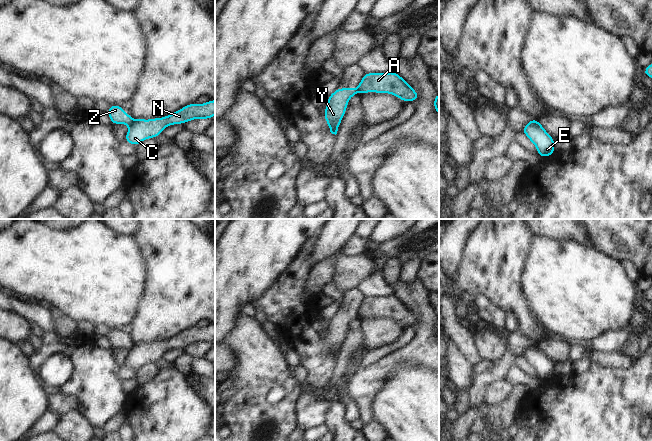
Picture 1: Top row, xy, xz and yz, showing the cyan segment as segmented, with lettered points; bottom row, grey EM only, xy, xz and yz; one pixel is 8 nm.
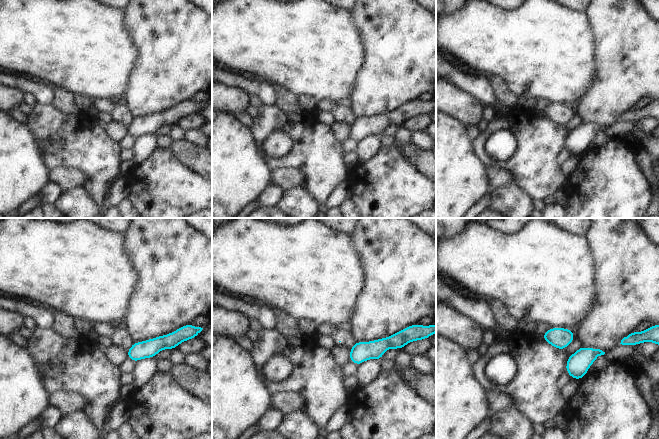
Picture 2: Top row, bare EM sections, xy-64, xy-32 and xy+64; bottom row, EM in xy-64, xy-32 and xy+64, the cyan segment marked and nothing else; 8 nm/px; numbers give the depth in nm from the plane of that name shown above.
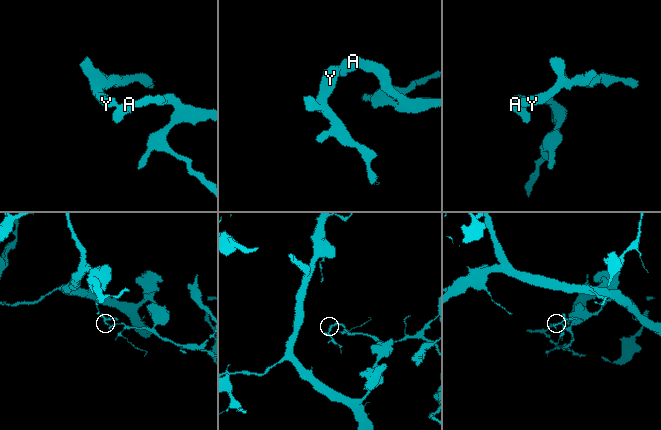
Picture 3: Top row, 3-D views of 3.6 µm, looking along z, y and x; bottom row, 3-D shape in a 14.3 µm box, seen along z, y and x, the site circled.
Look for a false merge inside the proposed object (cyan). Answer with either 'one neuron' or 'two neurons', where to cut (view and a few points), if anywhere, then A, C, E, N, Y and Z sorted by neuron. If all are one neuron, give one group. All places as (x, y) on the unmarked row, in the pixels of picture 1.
two neurons; cut in xy along (134, 344), (129, 349); A C E N / Y Z

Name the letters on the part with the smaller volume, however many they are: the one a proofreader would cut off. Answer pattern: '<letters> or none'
Y, Z

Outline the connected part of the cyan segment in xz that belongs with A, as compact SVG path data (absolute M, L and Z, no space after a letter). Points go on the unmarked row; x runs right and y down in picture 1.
M394 295L388 297L364 297L356 313L362 317L393 318L405 327L420 323L418 316Z

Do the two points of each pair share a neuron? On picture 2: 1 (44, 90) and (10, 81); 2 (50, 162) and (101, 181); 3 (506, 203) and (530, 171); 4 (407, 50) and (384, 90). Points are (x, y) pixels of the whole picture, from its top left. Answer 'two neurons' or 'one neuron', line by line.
1: one neuron
2: one neuron
3: two neurons
4: one neuron

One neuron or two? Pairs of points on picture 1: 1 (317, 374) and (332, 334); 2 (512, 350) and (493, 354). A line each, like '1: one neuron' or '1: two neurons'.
1: two neurons
2: two neurons

